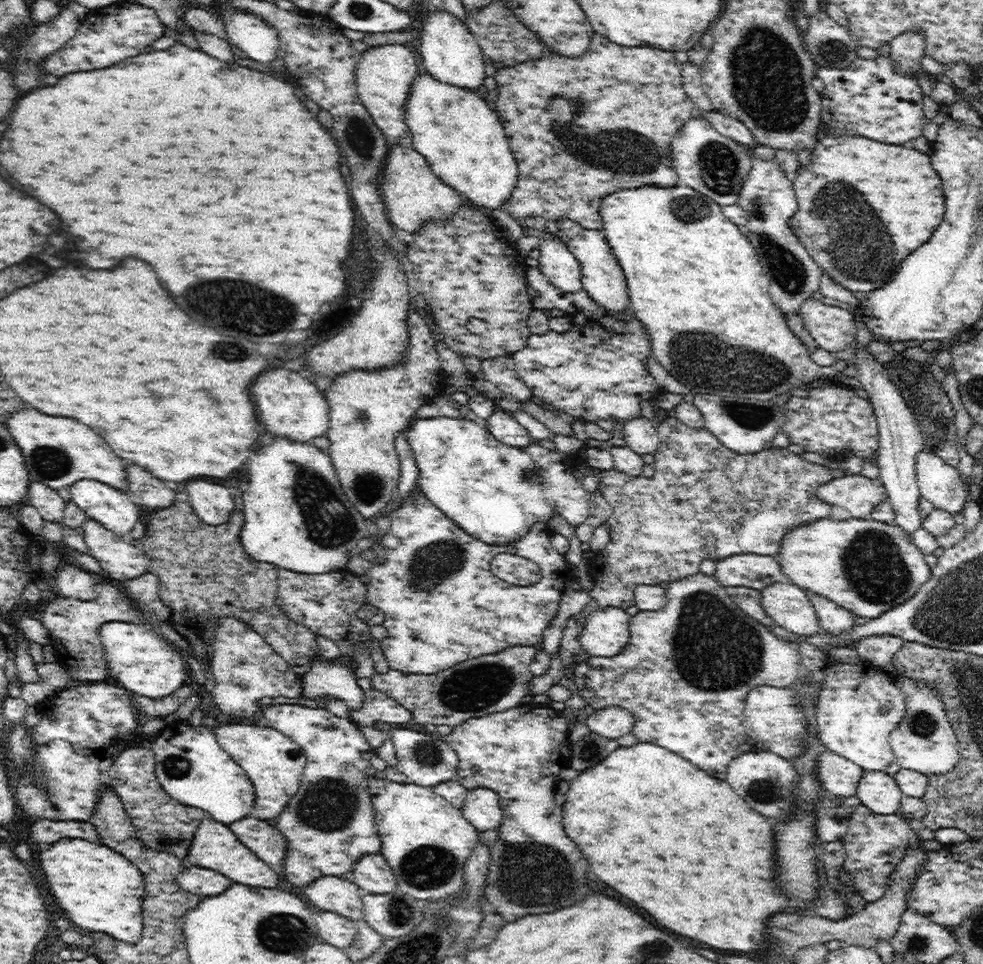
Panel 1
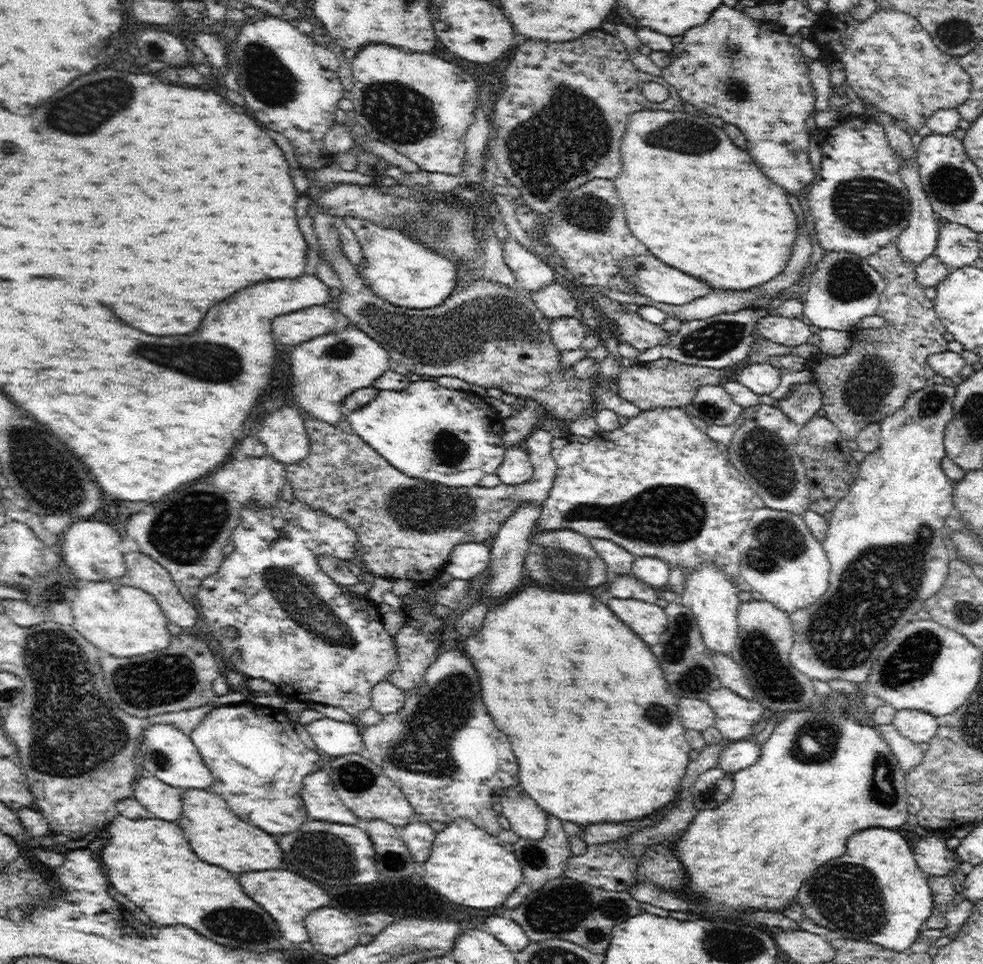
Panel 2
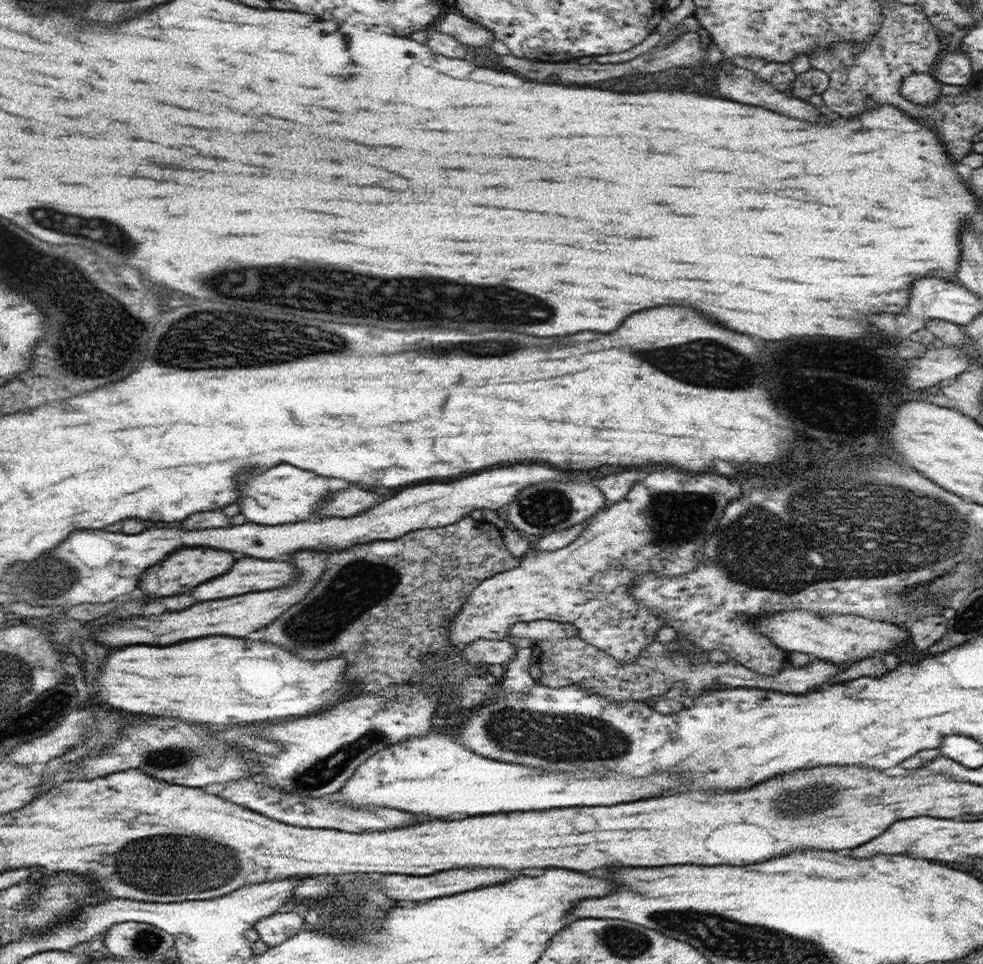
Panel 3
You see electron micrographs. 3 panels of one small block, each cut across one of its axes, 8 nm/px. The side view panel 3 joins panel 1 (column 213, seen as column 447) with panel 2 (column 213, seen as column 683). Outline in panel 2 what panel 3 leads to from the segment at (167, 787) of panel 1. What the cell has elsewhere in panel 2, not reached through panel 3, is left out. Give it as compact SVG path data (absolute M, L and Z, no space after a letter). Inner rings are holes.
M152 724L144 729L141 743L142 766L150 774L158 776L160 780L174 788L208 788L212 786L214 778L204 764L201 754L188 735L182 733L171 724Z

